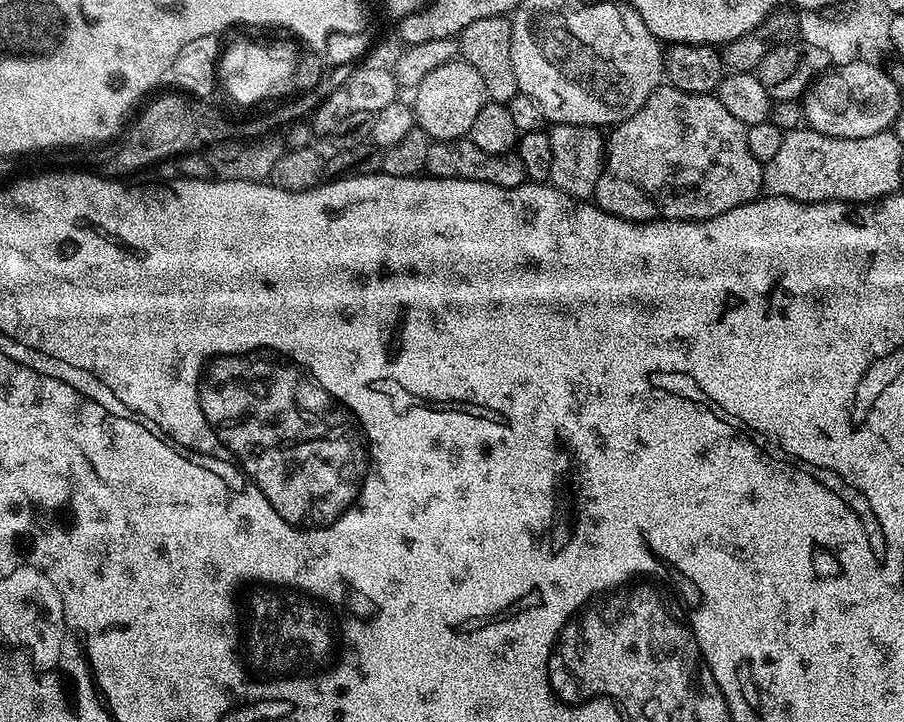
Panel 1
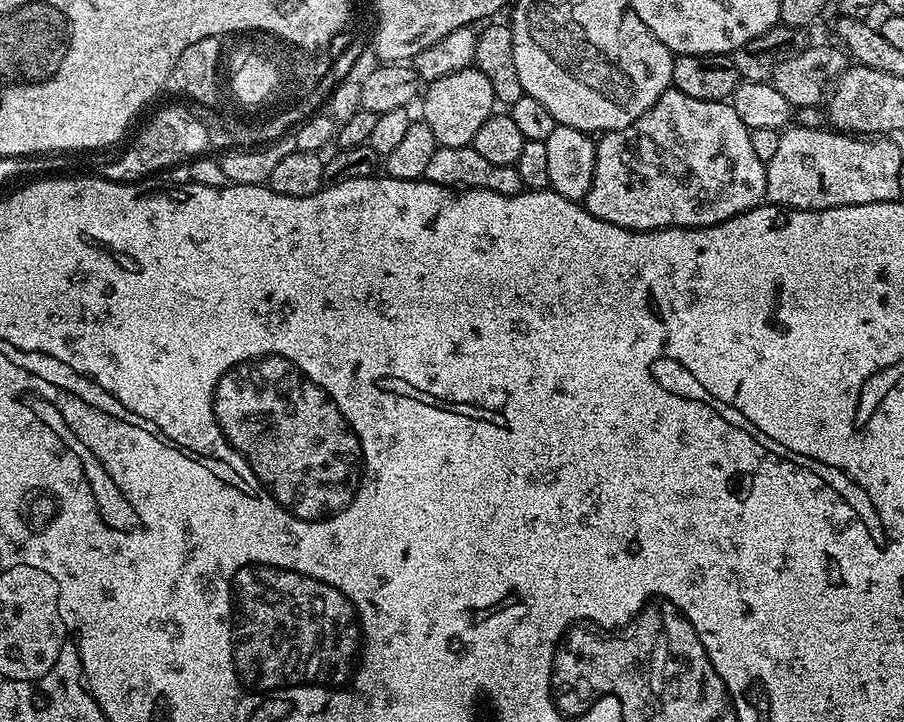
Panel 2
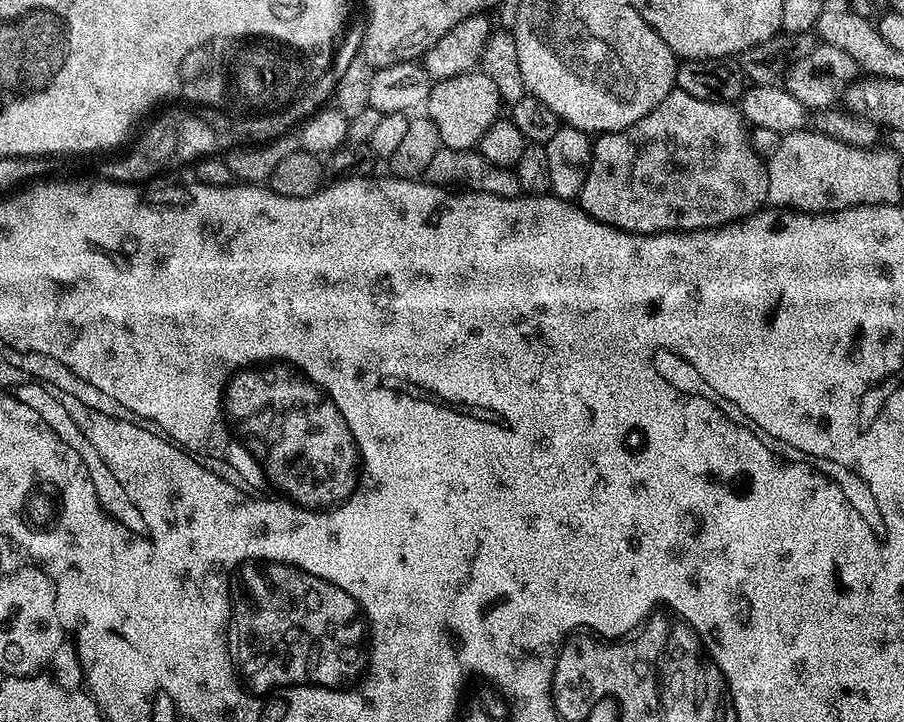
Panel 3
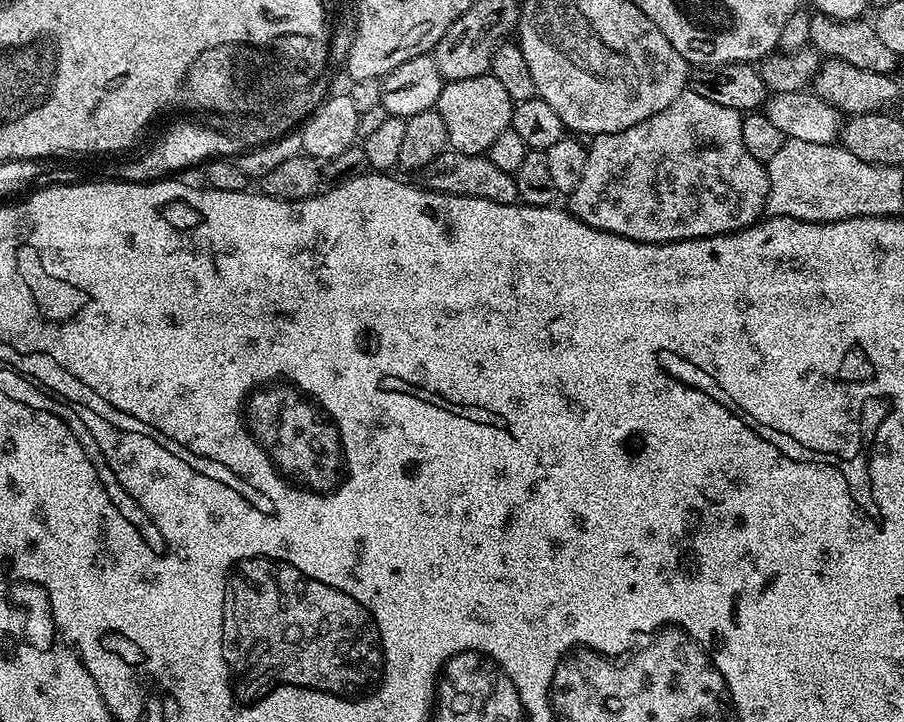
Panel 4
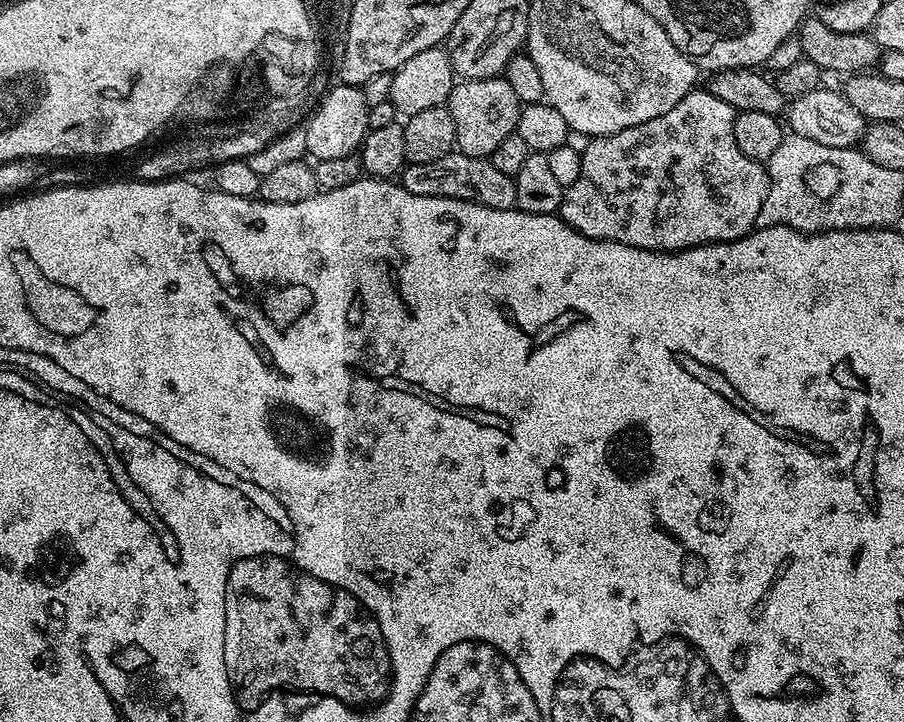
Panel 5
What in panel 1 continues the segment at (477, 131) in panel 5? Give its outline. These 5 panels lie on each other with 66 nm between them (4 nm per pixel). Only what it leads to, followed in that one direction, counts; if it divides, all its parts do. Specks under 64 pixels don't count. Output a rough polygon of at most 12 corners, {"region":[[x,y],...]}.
{"region":[[463,58],[414,89],[414,120],[433,140],[467,137],[489,103]]}

